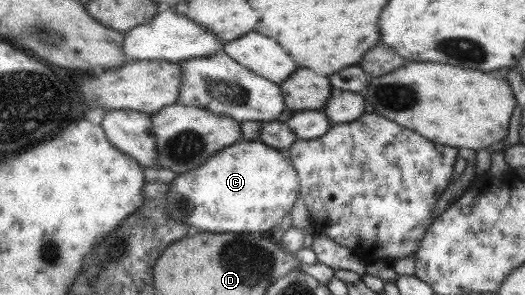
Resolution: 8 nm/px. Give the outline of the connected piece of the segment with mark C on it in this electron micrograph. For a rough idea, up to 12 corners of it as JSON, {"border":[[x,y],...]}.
{"border":[[236,141],[178,174],[170,222],[268,231],[299,195],[282,151]]}

